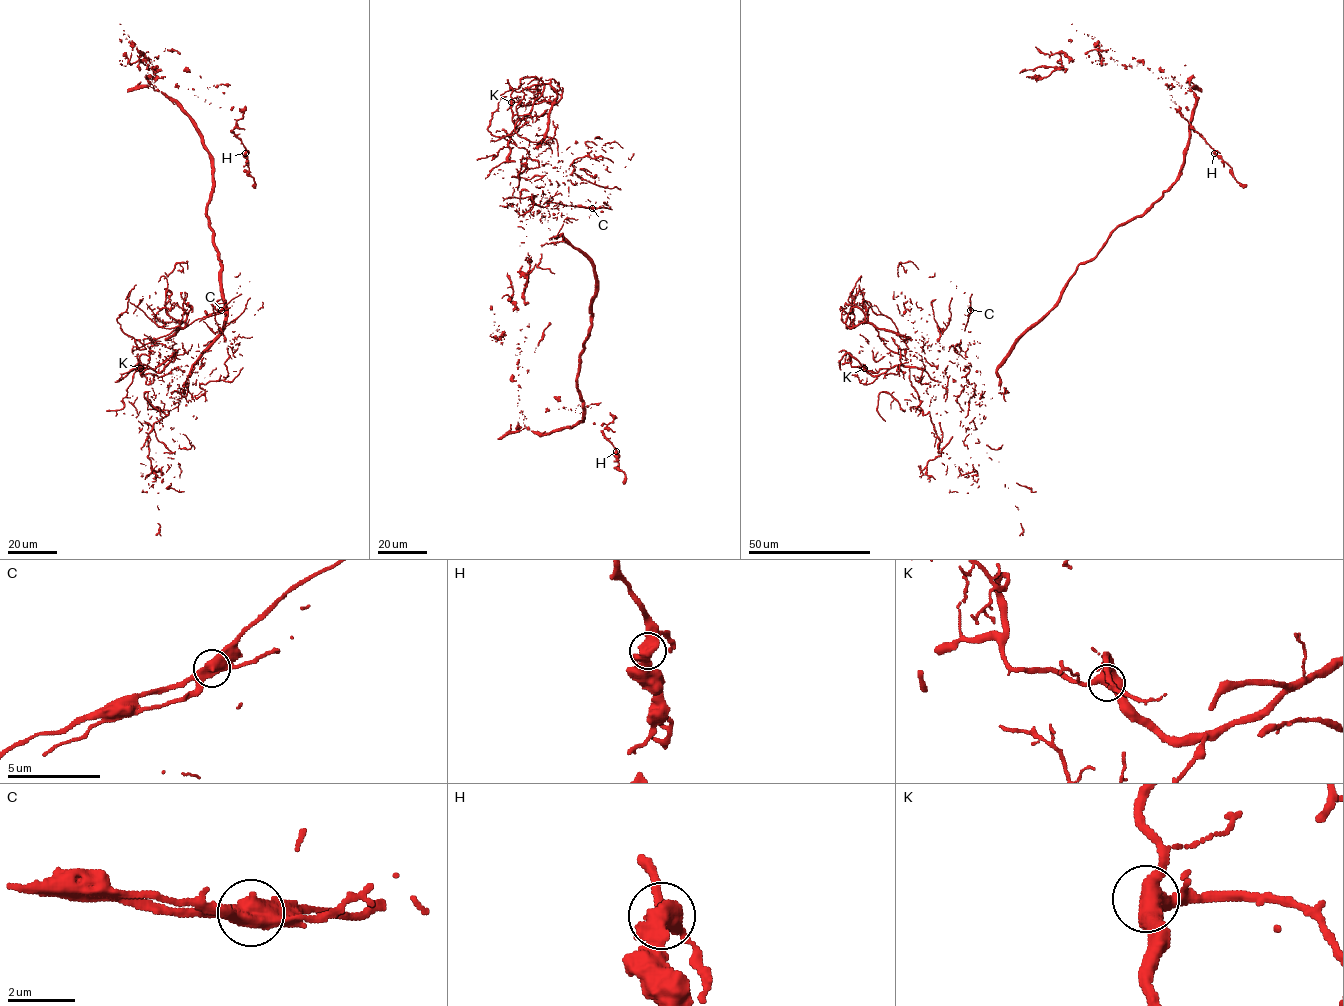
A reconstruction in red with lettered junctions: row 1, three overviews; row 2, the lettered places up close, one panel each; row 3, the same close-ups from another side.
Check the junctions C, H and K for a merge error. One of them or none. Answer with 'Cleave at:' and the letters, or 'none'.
Cleave at: C

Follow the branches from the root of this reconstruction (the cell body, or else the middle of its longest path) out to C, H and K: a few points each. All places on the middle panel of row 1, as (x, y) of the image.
C: (587, 258), (561, 234), (552, 237), (533, 203), (547, 205), (543, 192), (546, 202), (592, 208)
H: (587, 258), (583, 419), (548, 434), (523, 422), (565, 407), (609, 412), (602, 432), (616, 451)
K: (587, 258), (552, 237), (533, 203), (549, 202), (538, 155), (548, 114), (522, 118), (516, 88), (511, 102)

